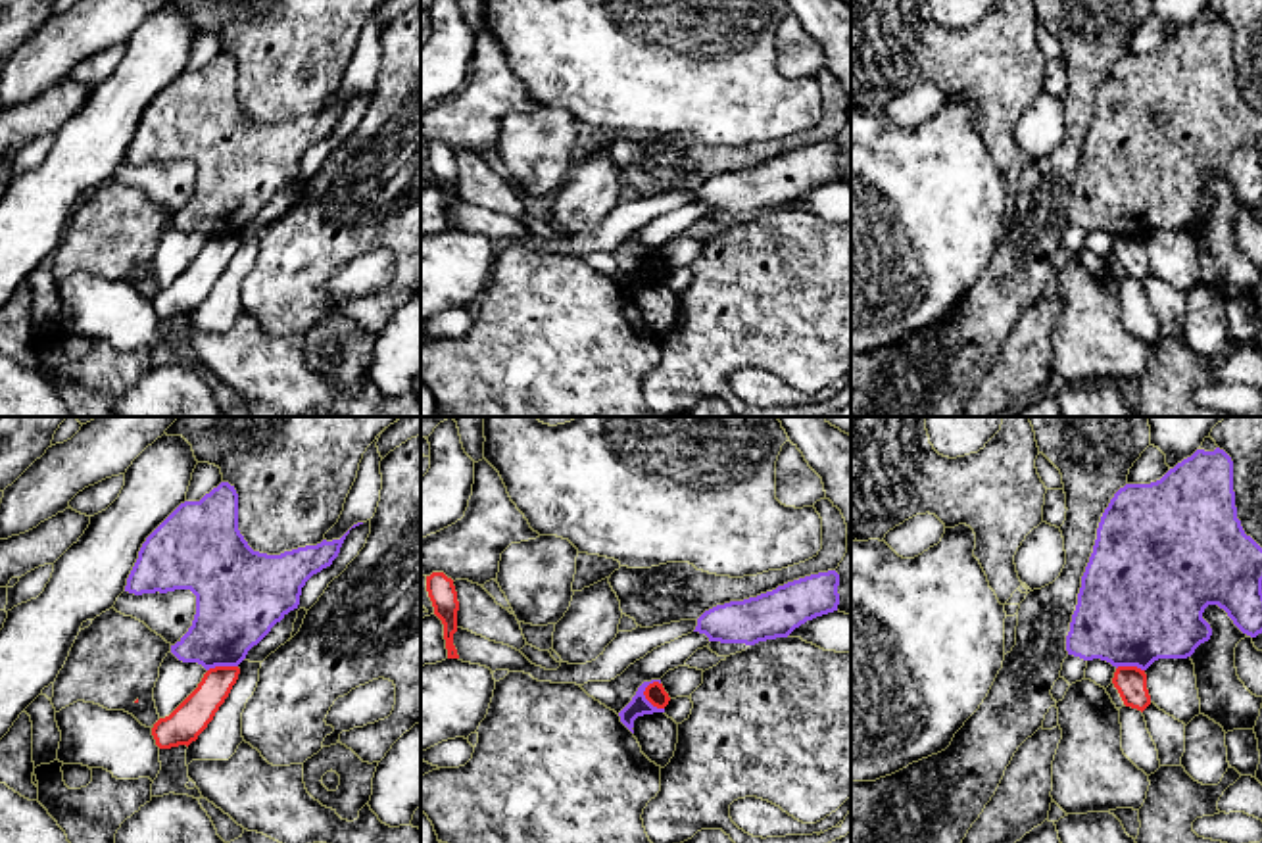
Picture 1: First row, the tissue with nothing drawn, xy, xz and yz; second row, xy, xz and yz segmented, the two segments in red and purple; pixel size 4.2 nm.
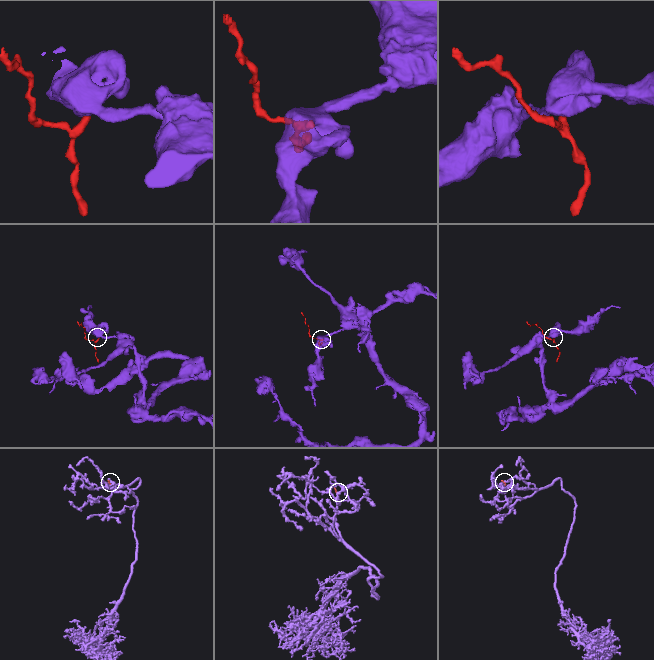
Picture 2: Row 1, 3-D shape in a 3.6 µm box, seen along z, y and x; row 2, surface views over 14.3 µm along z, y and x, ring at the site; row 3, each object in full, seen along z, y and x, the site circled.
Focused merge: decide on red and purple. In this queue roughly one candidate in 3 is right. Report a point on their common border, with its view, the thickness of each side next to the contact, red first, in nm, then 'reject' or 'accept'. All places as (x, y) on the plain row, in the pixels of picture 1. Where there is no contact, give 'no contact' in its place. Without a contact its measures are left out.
contact xz (646, 267); calibres 90 and 80 nm; reject

